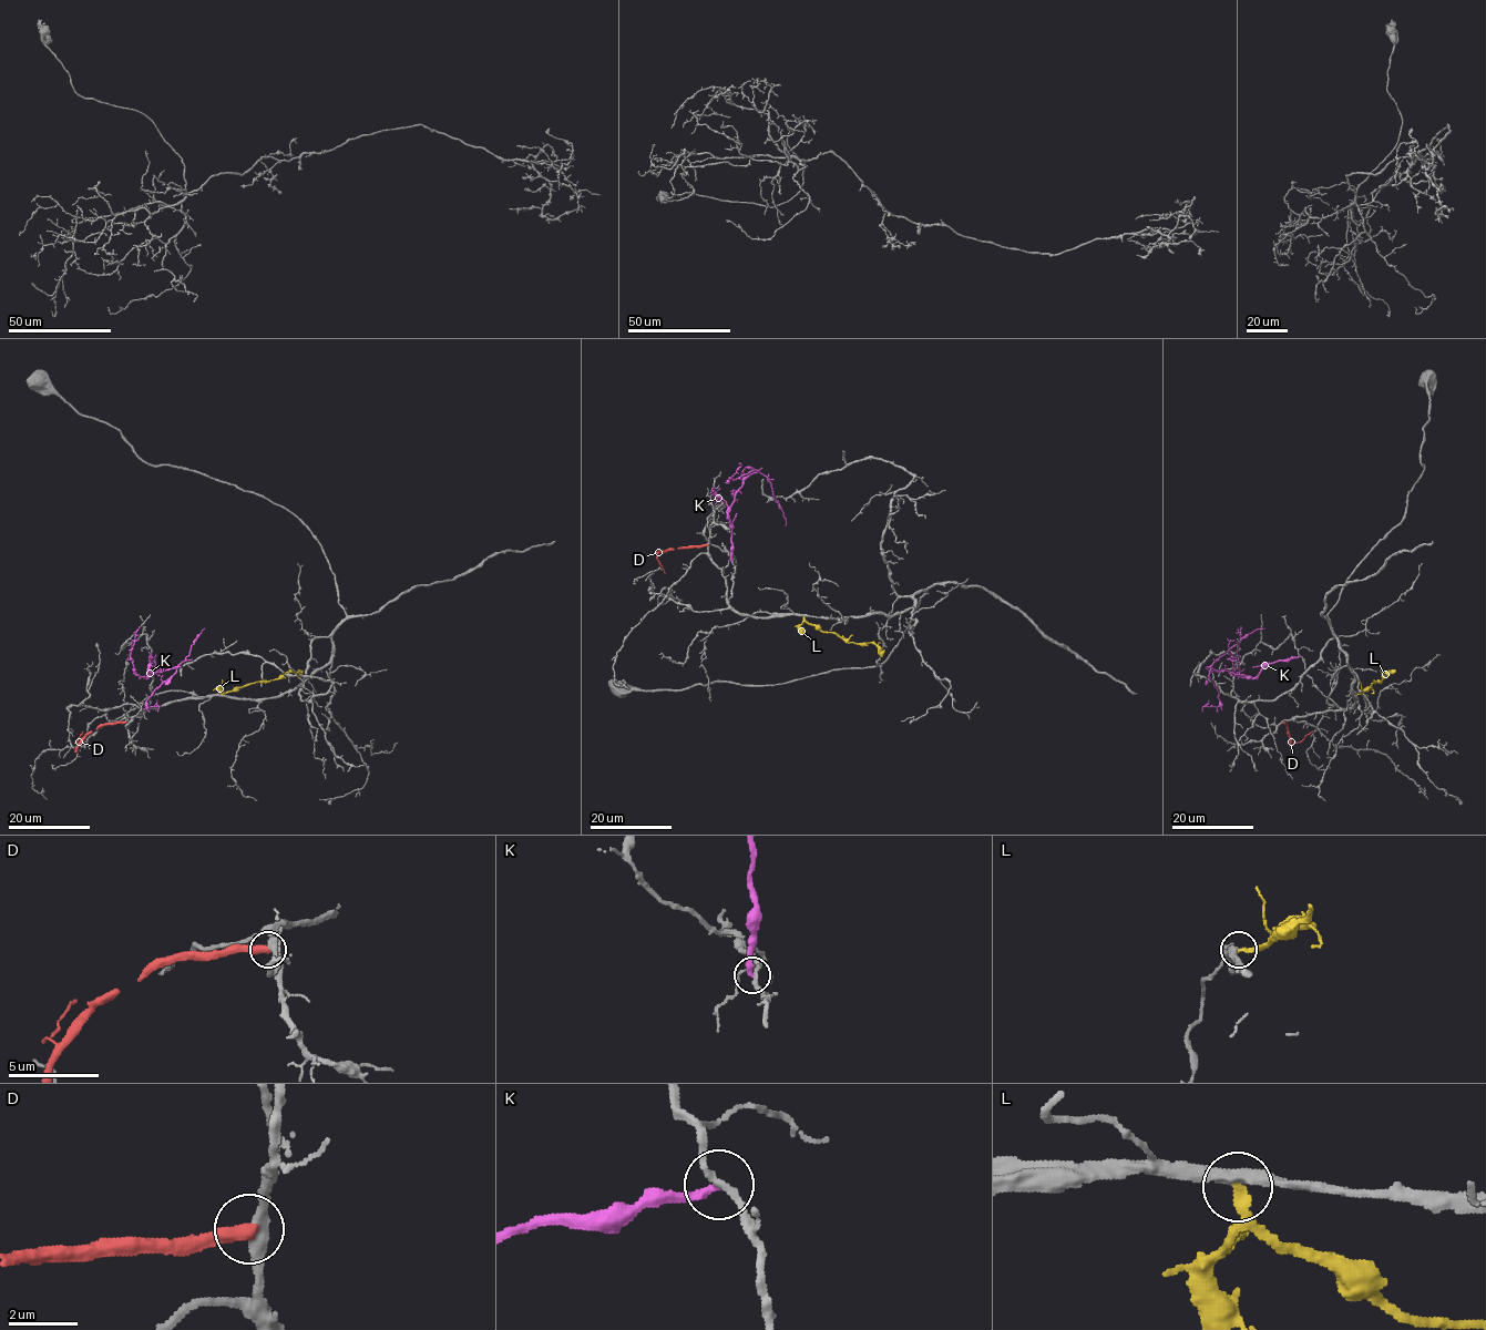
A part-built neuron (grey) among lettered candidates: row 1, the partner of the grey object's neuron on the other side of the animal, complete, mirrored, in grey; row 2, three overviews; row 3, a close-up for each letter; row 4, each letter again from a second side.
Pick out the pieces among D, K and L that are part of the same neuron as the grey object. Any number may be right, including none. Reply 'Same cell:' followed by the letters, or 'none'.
Same cell: none

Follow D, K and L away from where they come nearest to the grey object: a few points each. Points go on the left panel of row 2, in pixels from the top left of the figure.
D: (125, 722), (102, 724), (75, 743), (83, 730)
K: (150, 656), (146, 677), (157, 671), (177, 666), (188, 655), (203, 628)
L: (222, 694), (300, 671)

